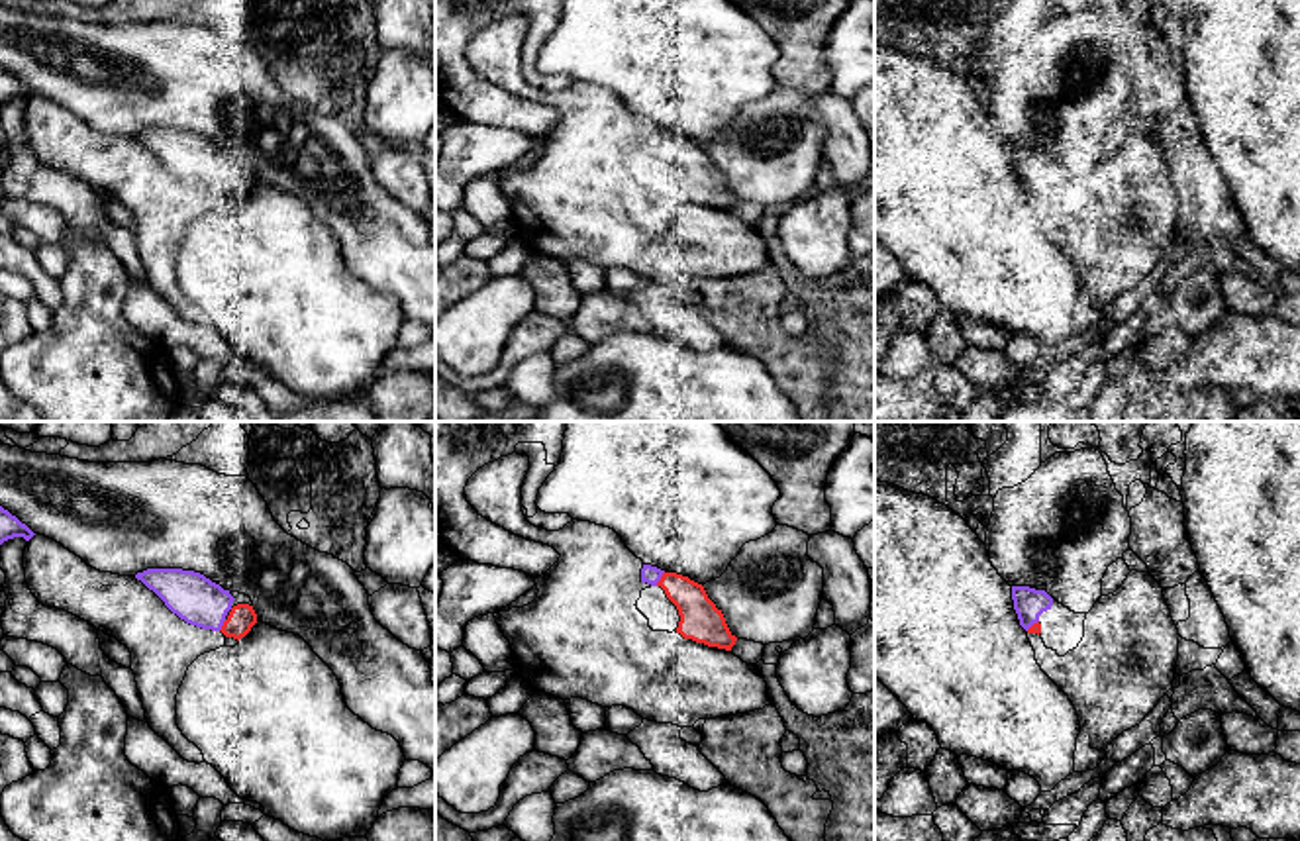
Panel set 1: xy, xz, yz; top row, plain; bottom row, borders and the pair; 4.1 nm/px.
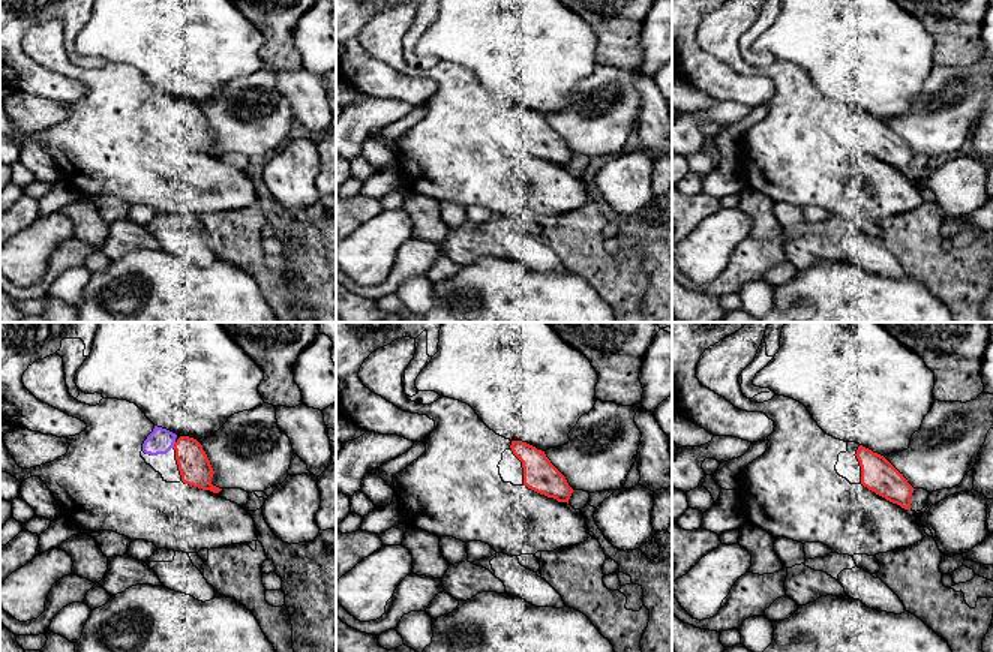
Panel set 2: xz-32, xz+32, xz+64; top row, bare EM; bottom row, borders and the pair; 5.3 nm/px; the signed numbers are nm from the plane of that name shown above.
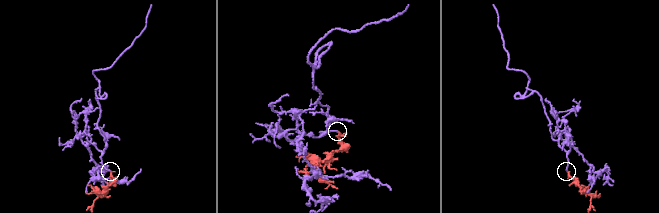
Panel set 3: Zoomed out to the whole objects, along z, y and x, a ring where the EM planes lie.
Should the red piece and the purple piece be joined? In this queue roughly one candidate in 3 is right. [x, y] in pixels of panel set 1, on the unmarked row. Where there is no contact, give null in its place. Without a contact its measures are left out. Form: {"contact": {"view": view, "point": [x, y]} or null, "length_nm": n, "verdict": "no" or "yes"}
{"contact": {"view": "xz", "point": [661, 140]}, "length_nm": 70, "verdict": "yes"}

